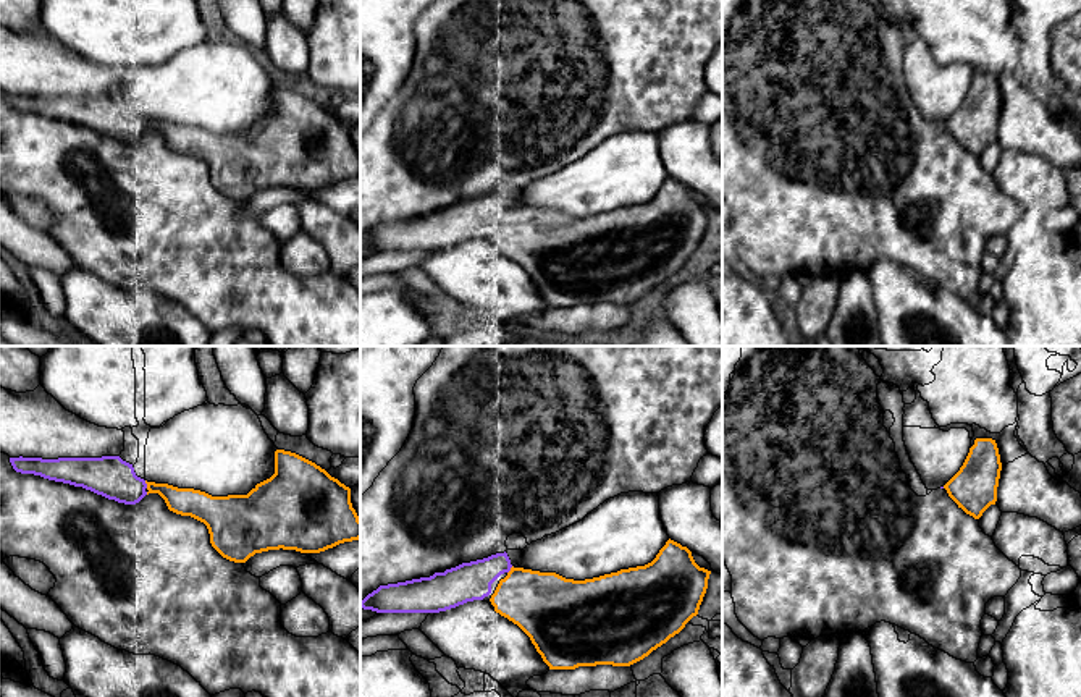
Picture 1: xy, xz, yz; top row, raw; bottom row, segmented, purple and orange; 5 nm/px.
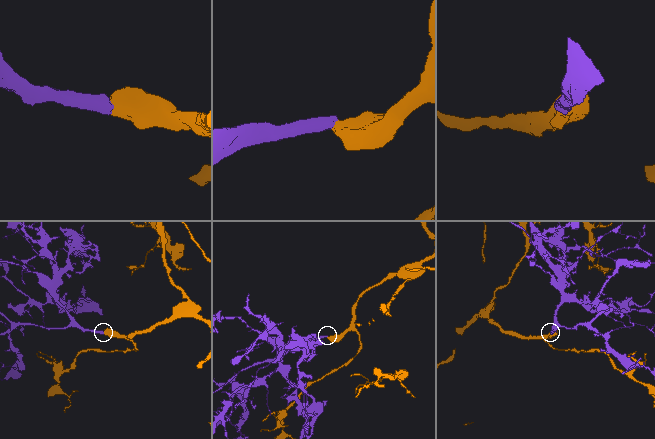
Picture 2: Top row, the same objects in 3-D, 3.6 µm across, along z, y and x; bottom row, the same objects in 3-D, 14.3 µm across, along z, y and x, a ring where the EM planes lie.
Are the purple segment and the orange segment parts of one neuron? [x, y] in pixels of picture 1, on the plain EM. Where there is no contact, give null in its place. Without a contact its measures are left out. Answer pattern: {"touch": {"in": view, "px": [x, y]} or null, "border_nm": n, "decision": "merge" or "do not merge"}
{"touch": {"in": "xy", "px": [146, 122]}, "border_nm": 40, "decision": "merge"}

